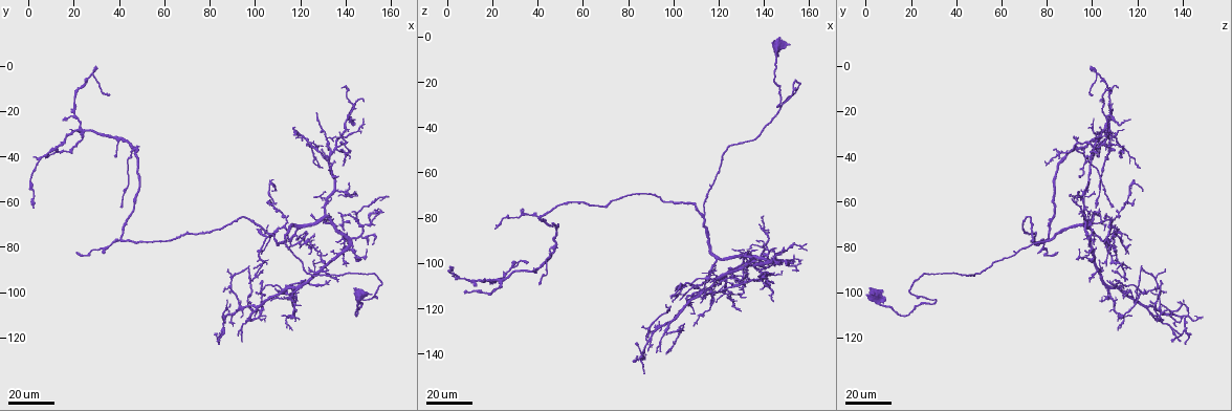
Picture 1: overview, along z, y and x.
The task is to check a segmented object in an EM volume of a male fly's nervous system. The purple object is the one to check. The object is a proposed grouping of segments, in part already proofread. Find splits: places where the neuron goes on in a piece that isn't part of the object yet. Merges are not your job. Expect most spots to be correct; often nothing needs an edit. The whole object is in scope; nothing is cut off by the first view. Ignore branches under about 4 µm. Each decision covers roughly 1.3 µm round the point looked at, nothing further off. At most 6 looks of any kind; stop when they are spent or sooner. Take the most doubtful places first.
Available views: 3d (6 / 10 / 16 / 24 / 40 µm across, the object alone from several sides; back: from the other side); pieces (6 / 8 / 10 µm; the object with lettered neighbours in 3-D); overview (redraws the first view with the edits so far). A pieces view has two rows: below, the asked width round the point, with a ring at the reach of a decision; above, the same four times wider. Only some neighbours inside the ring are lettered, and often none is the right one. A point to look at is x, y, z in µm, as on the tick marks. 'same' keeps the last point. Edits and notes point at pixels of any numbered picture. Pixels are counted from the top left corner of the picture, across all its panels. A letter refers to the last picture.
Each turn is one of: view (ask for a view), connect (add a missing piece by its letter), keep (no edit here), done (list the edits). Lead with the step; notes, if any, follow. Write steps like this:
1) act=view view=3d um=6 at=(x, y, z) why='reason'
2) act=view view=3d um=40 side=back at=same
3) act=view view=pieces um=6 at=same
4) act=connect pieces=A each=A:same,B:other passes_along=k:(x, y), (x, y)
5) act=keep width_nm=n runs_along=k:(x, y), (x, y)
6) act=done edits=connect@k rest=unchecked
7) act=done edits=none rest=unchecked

act=view view=3d um=40 at=(116, 82, 65) why='tapers out'

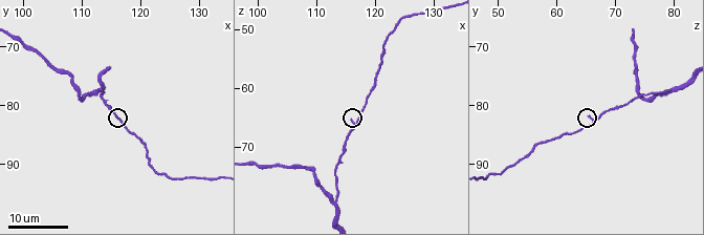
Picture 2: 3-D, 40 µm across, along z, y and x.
act=view view=pieces um=6 at=(116.0, 81.5, 65.0)

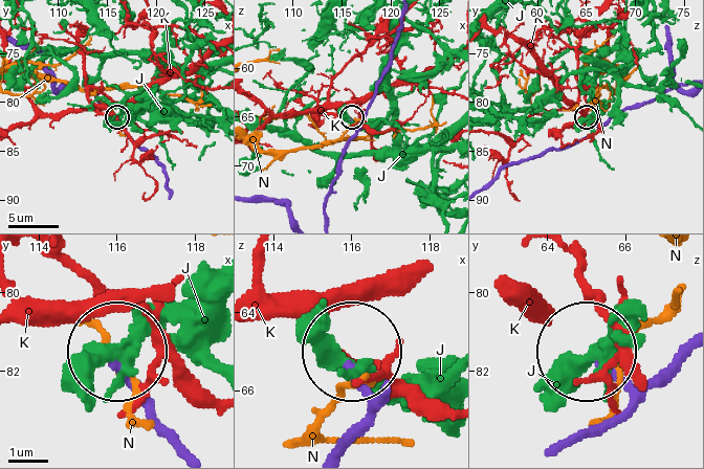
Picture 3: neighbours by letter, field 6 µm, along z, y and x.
act=keep each=J:other,K:other,N:other runs_along=3:(402, 18), (364, 120), (357, 127), (351, 119) found='none of them fits'

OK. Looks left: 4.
act=view view=3d um=40 at=(40, 61, 110) why='an open end'

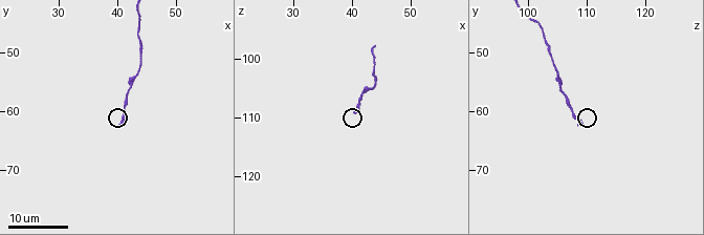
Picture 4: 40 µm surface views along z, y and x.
act=view view=pieces um=10 at=(40.5, 62.0, 109.0)

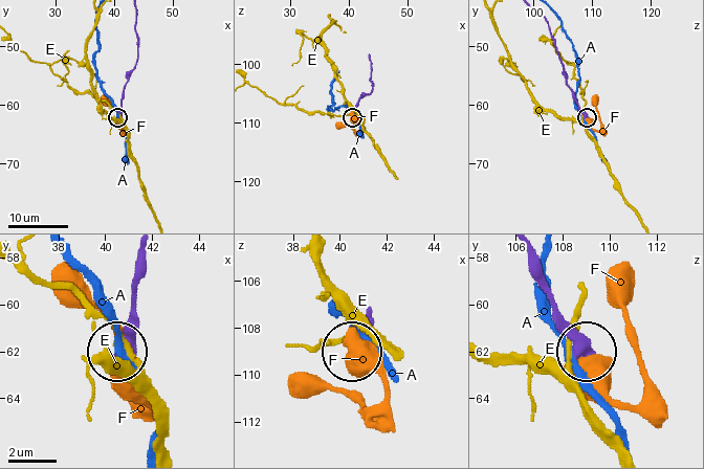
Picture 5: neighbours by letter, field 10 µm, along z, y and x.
act=keep width_nm=430 each=A:other,E:other,F:other runs_along=5:(135, 28), (137, 61), (117, 116) found='no lettered piece goes on from it'

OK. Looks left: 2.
act=view view=3d um=24 at=(143, 24, 116) why='free end'

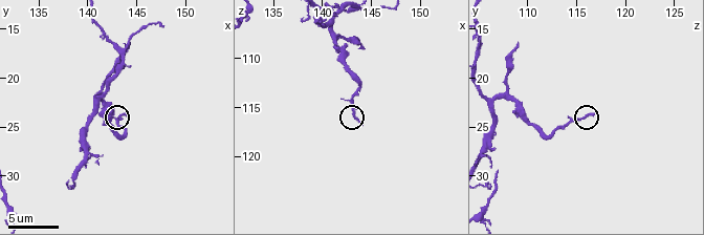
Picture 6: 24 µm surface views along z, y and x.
act=view view=pieces um=10 at=(143.8, 23.8, 116.6) why='what lies round it'

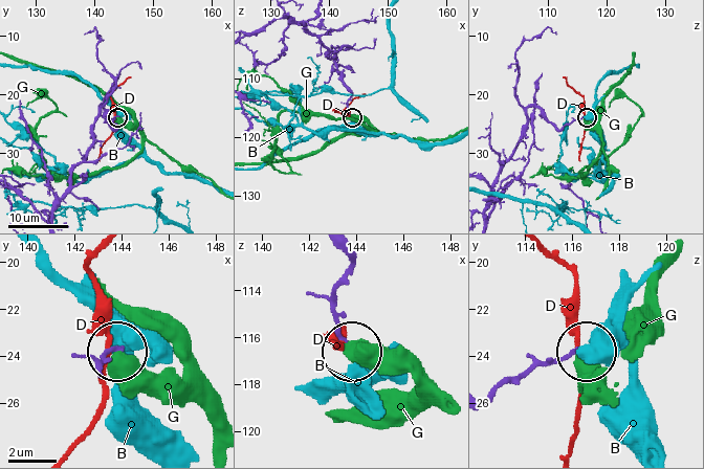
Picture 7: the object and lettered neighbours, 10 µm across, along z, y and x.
act=keep width_nm=160 each=B:other,D:other,G:other found='no lettered piece goes on from it'

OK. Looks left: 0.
act=done edits=none rest=unchecked

